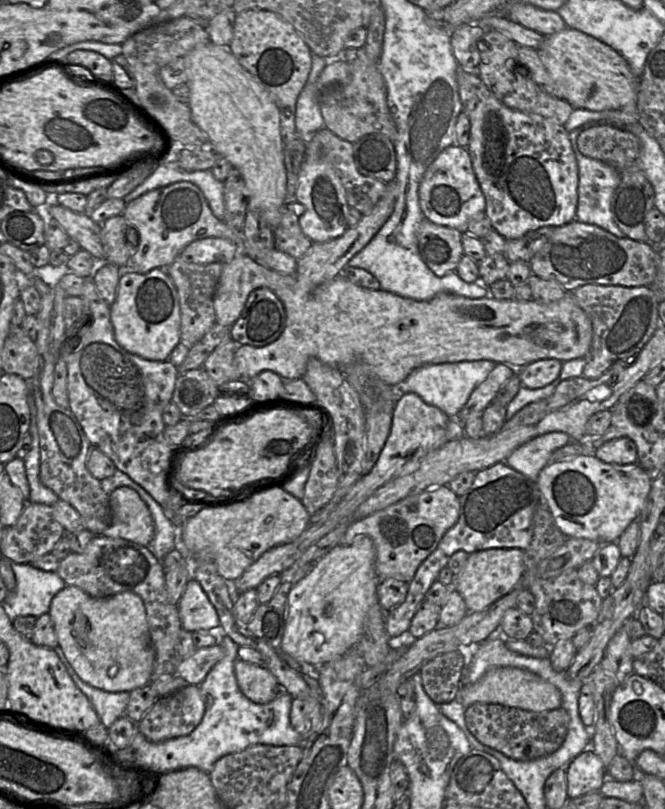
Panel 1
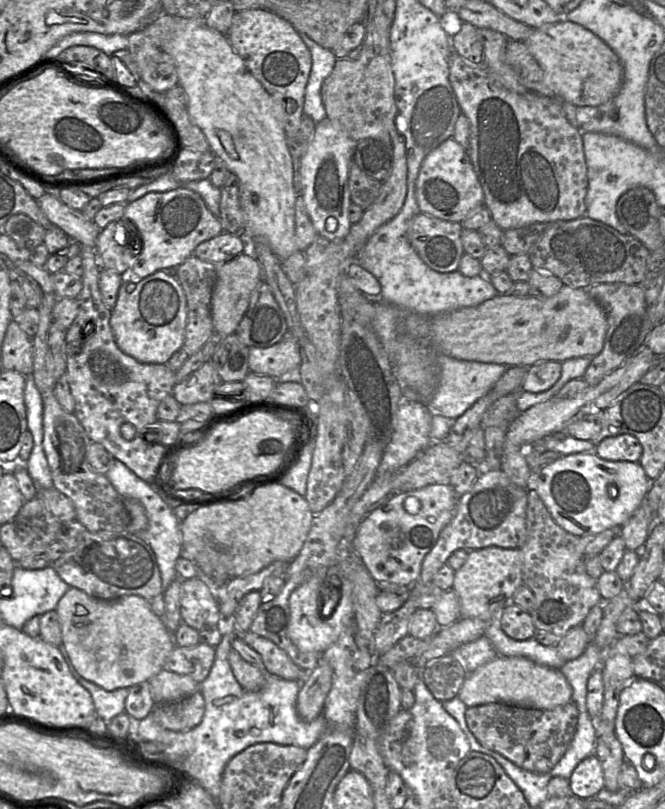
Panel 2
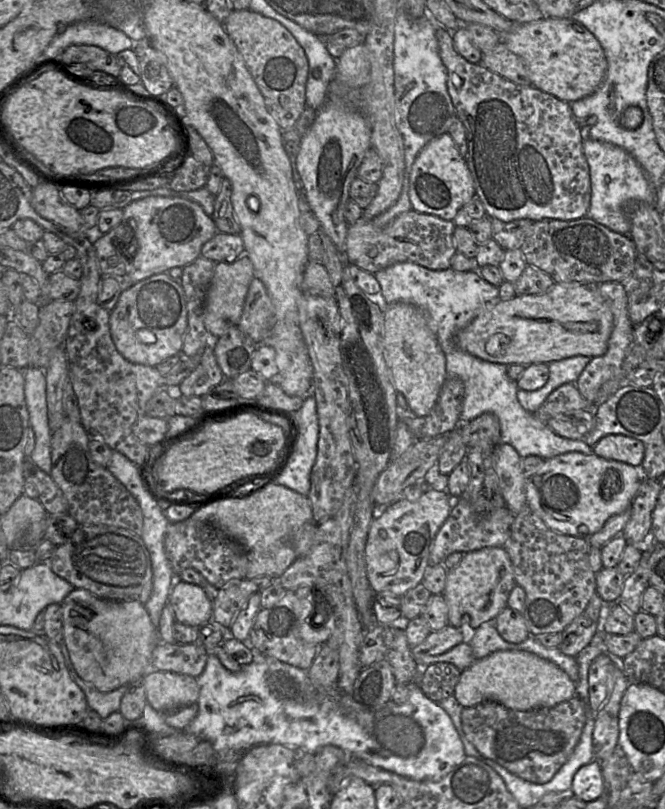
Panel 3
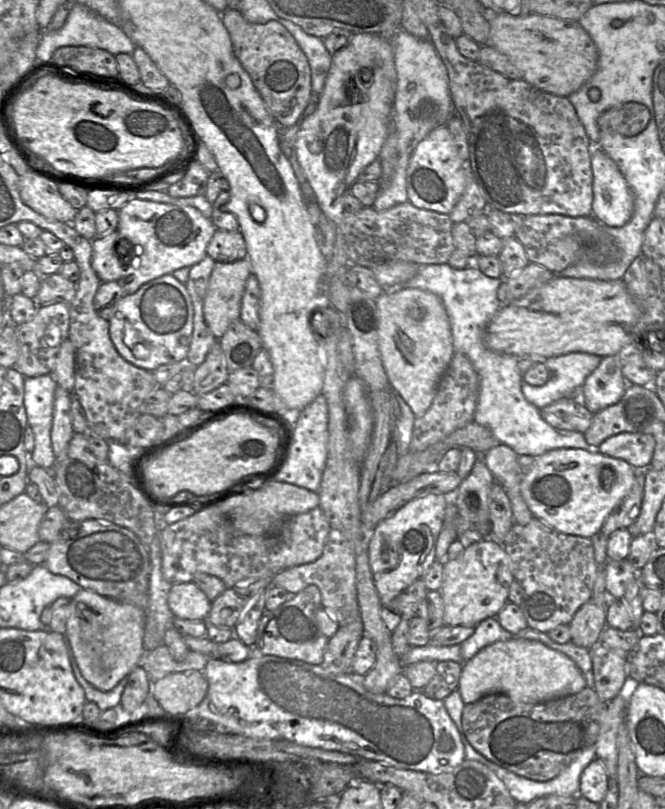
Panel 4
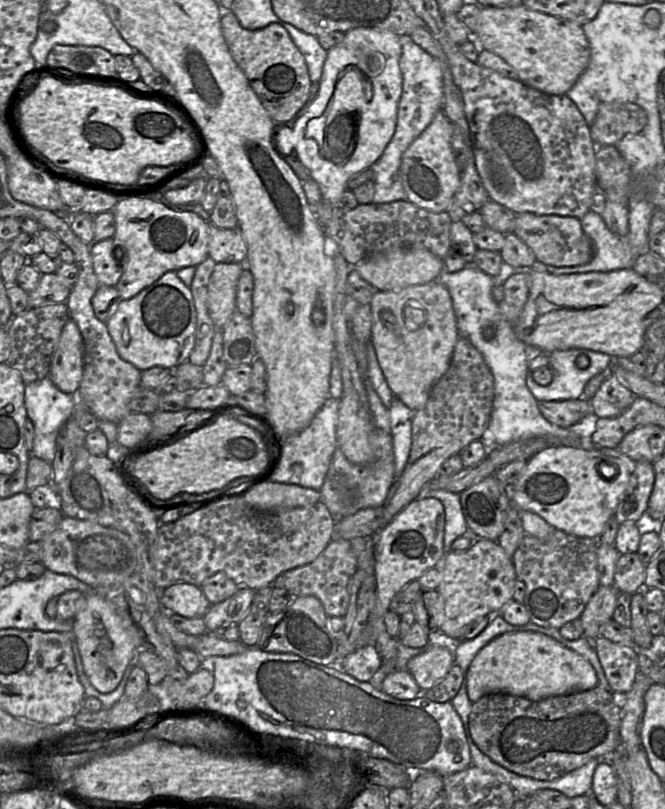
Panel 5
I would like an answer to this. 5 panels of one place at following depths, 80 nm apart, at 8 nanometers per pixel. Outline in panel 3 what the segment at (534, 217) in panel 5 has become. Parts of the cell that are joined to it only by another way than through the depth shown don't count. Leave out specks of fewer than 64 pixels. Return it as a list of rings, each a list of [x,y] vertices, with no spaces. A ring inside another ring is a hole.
[[[589,216],[576,220],[543,219],[534,221],[521,251],[527,264],[548,273],[556,283],[577,282],[598,285],[604,282],[621,282],[628,278],[635,265],[638,251],[629,235],[615,232]]]

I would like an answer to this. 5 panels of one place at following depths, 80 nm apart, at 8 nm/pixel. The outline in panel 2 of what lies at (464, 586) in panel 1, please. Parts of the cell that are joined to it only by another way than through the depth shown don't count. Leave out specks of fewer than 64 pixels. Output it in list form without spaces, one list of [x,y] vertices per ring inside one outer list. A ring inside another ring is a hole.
[[[490,546],[470,550],[464,564],[455,571],[452,589],[460,600],[462,617],[501,619],[503,609],[522,585],[522,553],[519,548]]]

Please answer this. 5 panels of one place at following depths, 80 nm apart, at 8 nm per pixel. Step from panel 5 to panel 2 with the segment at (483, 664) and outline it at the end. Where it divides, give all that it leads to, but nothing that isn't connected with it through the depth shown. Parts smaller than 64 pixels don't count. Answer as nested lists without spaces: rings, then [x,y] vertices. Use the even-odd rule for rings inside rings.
[[[498,655],[467,674],[457,696],[467,707],[499,702],[522,708],[549,710],[571,701],[572,688],[559,669],[526,657]]]

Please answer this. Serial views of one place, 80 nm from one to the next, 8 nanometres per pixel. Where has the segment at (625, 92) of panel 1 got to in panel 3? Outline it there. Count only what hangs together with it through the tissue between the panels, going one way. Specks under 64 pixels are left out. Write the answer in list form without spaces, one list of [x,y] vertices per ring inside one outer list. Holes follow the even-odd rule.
[[[544,17],[518,24],[512,31],[500,35],[501,42],[523,61],[531,85],[564,102],[572,103],[593,94],[605,79],[608,63],[600,42],[583,24],[572,18]]]

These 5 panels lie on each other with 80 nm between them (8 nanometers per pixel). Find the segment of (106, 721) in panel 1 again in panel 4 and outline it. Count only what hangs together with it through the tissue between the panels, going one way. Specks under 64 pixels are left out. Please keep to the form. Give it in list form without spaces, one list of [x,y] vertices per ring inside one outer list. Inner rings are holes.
[[[65,637],[65,645],[67,648],[74,676],[78,681],[78,683],[83,688],[86,700],[97,704],[97,706],[100,708],[101,711],[118,706],[121,702],[122,692],[126,687],[128,679],[121,680],[113,689],[109,691],[98,690],[97,688],[89,684],[82,676],[79,667],[77,665],[77,662],[75,660],[71,644],[66,637]]]

